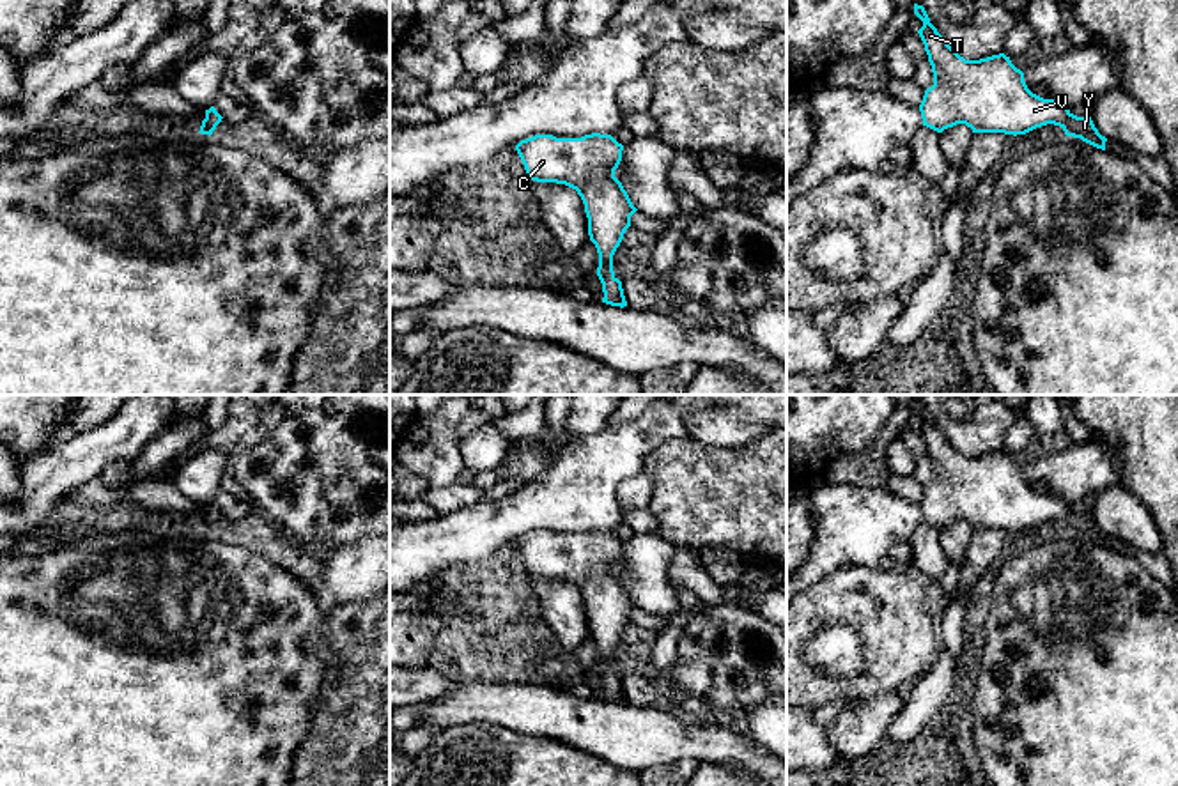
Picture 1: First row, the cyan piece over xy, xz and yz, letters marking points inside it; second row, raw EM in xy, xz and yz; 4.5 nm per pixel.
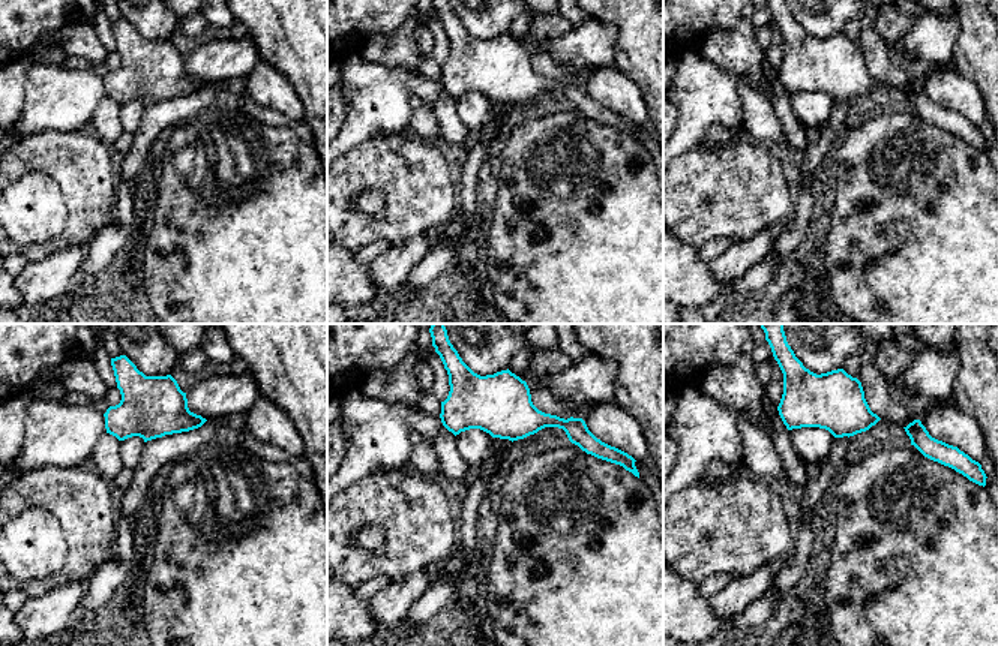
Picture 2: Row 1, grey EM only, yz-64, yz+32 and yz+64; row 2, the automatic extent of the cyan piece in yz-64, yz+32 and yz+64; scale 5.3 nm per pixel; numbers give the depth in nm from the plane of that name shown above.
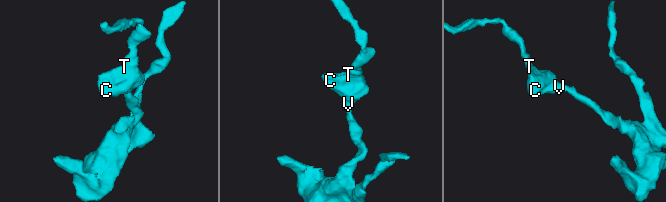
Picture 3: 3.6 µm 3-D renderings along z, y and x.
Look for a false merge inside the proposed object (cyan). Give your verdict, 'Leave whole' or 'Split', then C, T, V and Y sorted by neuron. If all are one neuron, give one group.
Leave whole. Groups: C T V Y

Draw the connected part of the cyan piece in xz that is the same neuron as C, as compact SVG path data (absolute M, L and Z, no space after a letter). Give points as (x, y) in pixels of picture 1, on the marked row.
M601 133L581 138L535 135L521 140L515 150L531 181L565 184L577 191L585 204L590 241L599 253L602 303L627 306L622 281L613 271L613 255L638 211L615 177L624 145Z

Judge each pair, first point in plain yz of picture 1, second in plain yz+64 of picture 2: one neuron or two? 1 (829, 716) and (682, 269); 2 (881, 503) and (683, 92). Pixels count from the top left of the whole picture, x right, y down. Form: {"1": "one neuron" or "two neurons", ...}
{"1": "two neurons", "2": "one neuron"}

